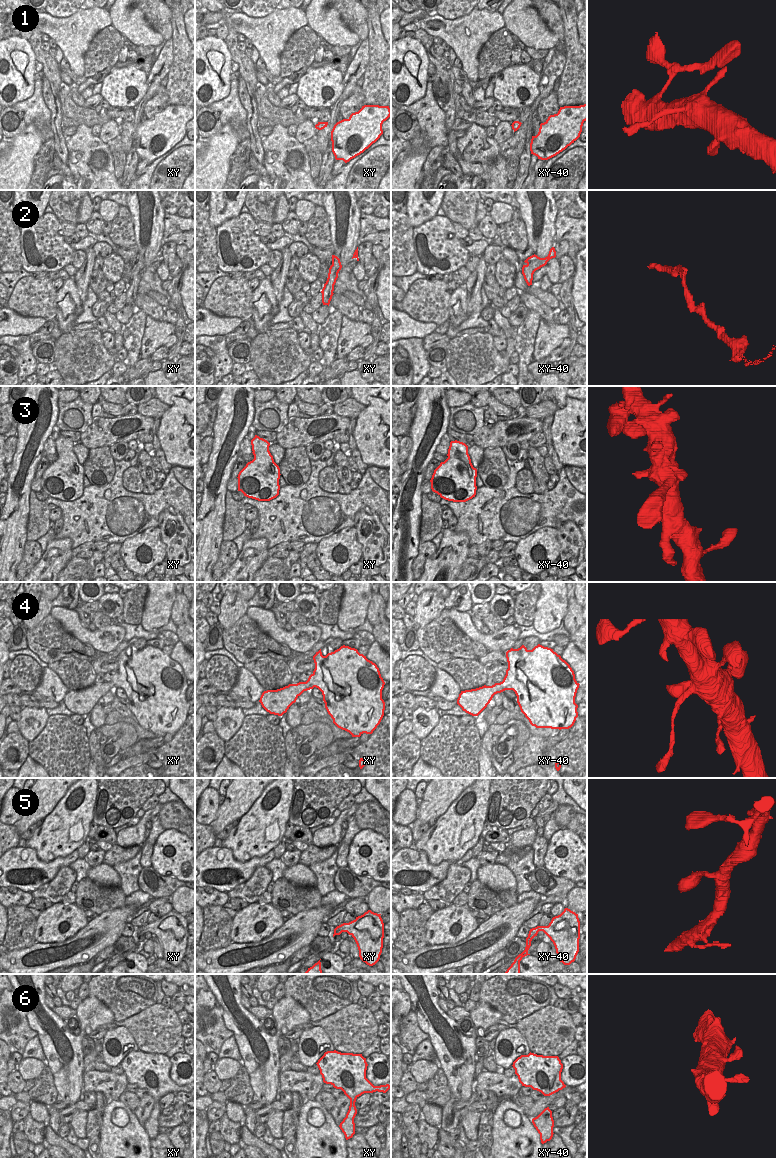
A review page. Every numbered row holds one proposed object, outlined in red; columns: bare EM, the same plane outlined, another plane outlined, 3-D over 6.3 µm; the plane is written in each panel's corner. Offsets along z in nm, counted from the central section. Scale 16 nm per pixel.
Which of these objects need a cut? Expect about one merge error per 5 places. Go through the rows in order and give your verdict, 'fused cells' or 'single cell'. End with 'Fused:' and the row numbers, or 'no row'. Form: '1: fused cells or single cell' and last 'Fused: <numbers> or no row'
1: fused cells
2: single cell
3: single cell
4: single cell
5: single cell
6: single cell
Fused: 1

